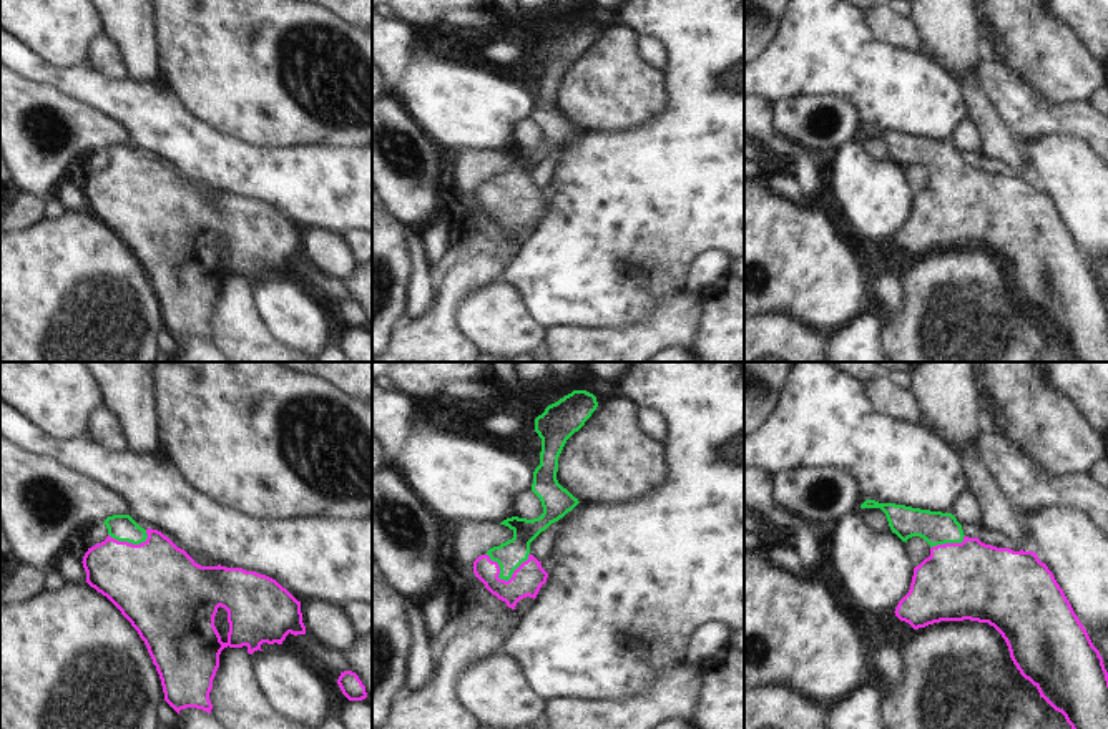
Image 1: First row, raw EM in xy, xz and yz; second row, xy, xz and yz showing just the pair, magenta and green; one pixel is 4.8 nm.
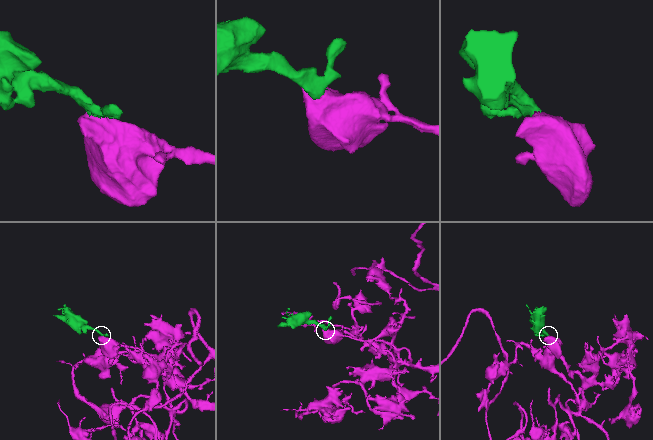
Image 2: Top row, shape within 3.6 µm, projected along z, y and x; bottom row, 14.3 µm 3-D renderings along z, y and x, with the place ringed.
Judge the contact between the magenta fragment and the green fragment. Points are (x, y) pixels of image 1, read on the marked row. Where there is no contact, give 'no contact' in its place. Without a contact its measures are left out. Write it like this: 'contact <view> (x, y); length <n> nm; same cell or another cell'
contact xz (504, 580); length 220 nm; same cell

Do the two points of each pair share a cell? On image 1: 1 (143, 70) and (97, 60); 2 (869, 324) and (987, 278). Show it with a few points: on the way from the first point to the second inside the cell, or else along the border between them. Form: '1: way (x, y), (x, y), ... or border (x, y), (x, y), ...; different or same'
1: border (102, 32), (117, 48), (127, 75); different
2: border (879, 311), (882, 344); different

